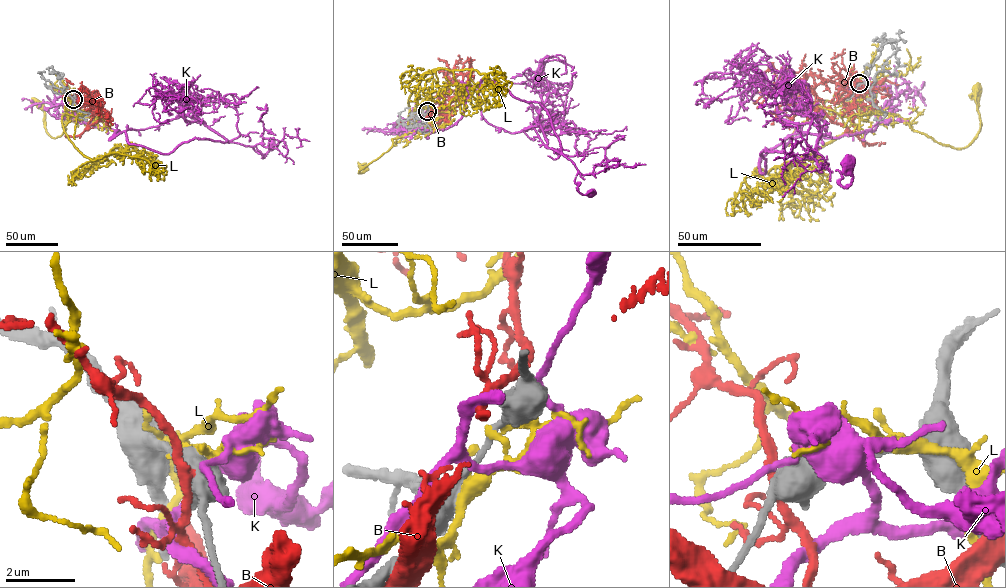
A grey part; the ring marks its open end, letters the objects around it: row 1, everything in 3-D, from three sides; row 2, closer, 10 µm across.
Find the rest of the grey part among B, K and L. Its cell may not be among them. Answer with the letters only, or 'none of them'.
none of them

